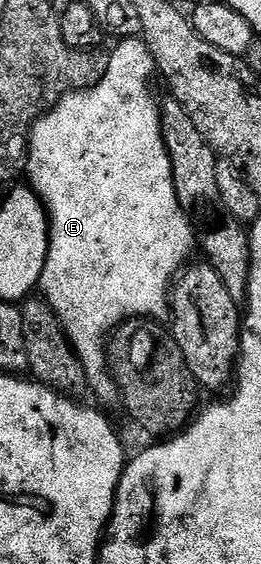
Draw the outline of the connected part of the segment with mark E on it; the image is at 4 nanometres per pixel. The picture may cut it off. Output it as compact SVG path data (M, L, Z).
M140 37L122 38L116 45L117 47L109 54L107 76L103 76L99 84L95 84L90 90L72 90L69 94L65 94L35 123L29 131L29 153L27 155L28 185L39 195L45 203L45 209L49 212L49 251L47 260L43 264L39 290L49 307L55 312L57 319L61 321L61 327L64 328L65 335L73 346L73 351L77 353L83 364L92 393L94 395L97 393L101 398L109 398L112 394L114 397L118 393L117 383L113 380L107 357L107 343L111 332L116 330L122 322L128 322L130 318L164 319L164 314L166 317L171 306L171 287L179 271L190 261L189 253L192 252L193 246L195 250L193 223L190 222L189 216L182 212L179 200L175 196L171 160L161 131L161 108L158 99L153 99L153 90L149 87L149 77L154 77L155 74L149 45Z

